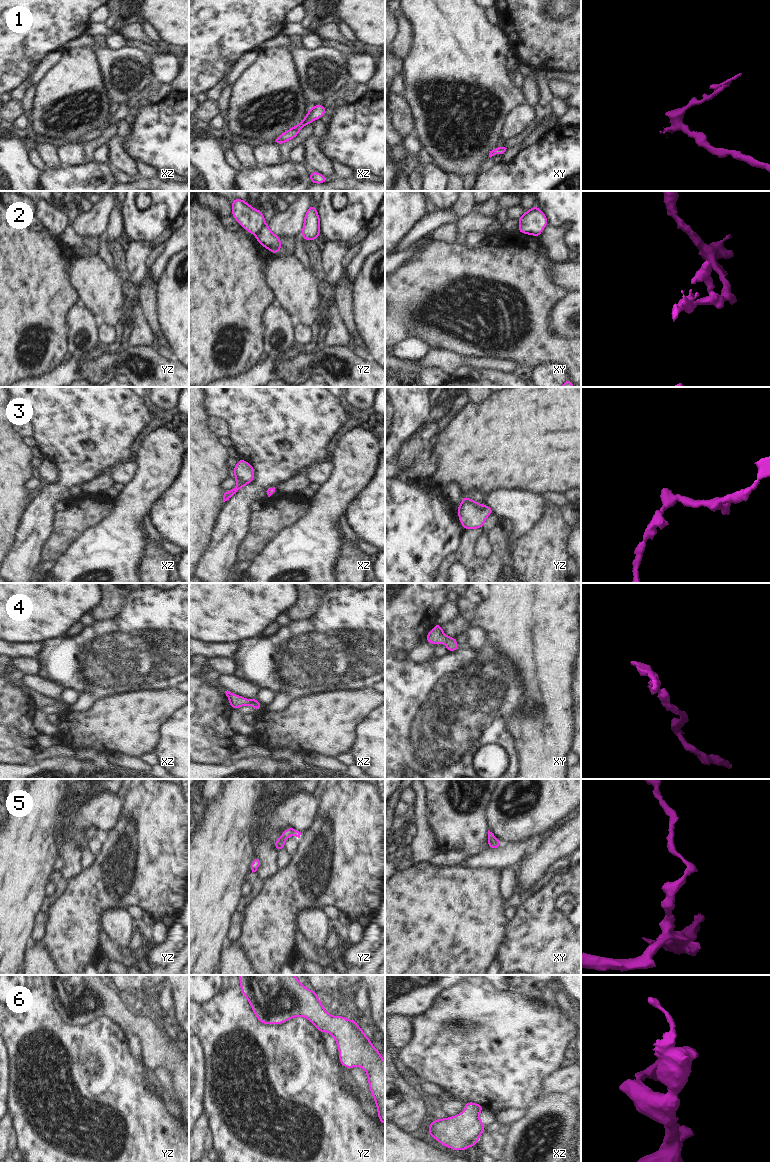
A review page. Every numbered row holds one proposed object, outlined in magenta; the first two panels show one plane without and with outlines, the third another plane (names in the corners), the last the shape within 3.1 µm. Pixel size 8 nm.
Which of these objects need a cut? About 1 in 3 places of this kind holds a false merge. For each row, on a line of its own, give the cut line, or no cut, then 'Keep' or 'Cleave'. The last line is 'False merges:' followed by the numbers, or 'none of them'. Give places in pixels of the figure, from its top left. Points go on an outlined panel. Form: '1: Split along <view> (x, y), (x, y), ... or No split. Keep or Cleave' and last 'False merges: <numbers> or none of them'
1: No split. Keep
2: Split along yz (265, 223), (255, 234). Cleave
3: No split. Keep
4: No split. Keep
5: No split. Keep
6: No split. Keep
False merges: 2

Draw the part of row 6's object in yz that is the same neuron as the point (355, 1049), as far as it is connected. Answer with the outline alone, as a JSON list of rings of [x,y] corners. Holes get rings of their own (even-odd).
[[[238,975],[241,991],[249,1001],[254,1014],[262,1024],[282,1024],[291,1018],[304,1016],[323,1034],[329,1032],[339,1049],[339,1061],[348,1069],[355,1066],[367,1073],[370,1092],[375,1100],[378,1119],[385,1125],[385,1061],[371,1040],[357,1025],[355,1019],[331,1016],[317,997],[317,992],[307,989],[295,975]]]

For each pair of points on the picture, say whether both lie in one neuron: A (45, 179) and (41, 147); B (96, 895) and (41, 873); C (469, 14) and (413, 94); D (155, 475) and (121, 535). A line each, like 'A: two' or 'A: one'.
A: two
B: two
C: one
D: one

